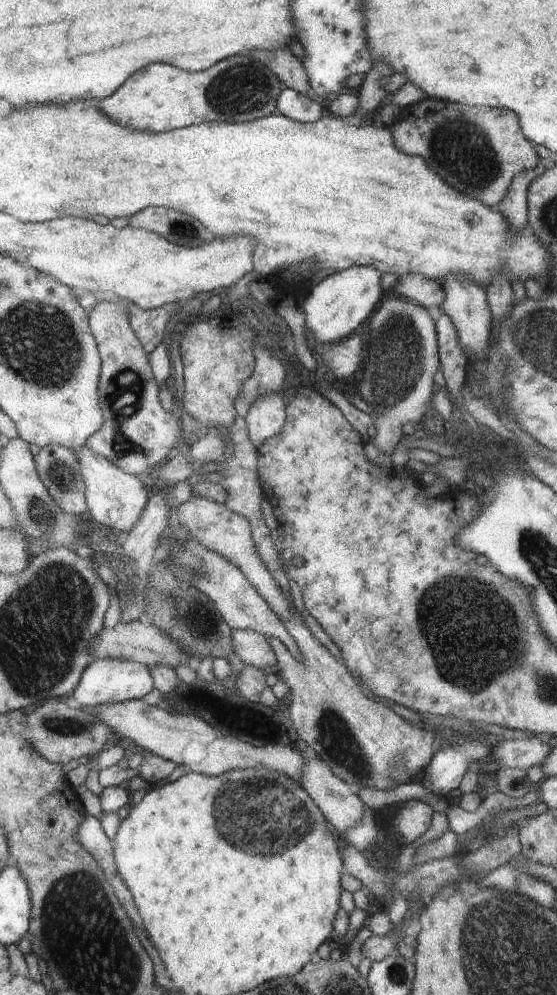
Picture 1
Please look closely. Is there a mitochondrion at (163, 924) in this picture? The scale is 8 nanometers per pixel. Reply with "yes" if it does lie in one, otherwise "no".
no

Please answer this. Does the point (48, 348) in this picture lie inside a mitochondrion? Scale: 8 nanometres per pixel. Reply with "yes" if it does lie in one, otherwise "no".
yes

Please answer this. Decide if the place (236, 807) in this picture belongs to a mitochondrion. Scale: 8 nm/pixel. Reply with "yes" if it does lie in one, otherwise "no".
yes

